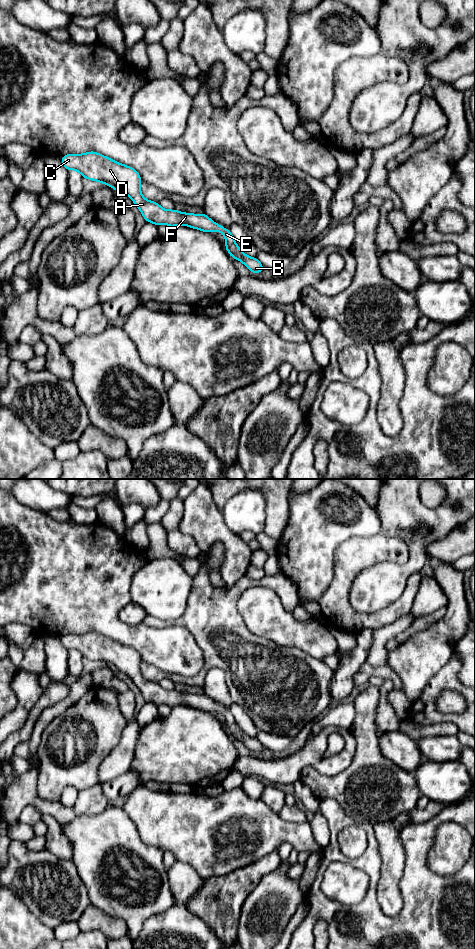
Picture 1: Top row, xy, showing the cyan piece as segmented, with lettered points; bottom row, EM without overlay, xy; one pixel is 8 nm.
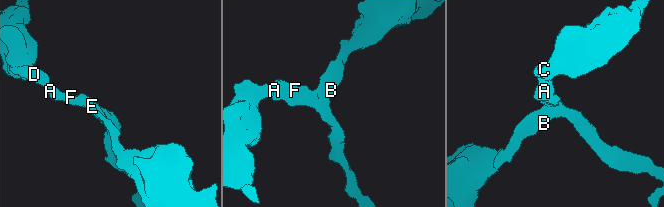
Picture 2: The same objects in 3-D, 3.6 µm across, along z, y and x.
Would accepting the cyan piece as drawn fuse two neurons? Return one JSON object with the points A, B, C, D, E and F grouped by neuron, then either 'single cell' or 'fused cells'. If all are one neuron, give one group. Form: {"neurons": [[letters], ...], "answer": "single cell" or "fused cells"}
{"neurons": [["A", "B", "C", "D", "E", "F"]], "answer": "single cell"}

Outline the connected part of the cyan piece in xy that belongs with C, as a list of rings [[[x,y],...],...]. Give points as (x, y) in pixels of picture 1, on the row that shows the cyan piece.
[[[97,152],[84,154],[67,154],[61,157],[62,164],[67,170],[78,171],[83,178],[109,185],[115,191],[125,193],[132,199],[142,213],[146,222],[169,227],[185,225],[204,232],[221,232],[226,241],[225,248],[232,258],[241,261],[251,273],[261,273],[263,265],[257,258],[242,252],[236,244],[230,230],[211,220],[206,214],[183,213],[175,209],[165,210],[159,203],[149,201],[143,197],[139,173],[132,167],[118,163]]]

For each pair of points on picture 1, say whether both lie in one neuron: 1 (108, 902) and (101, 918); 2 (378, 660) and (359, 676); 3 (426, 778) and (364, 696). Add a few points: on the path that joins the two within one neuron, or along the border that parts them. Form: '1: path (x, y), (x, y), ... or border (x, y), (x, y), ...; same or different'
1: border (91, 903), (106, 914), (118, 917), (125, 923); different
2: border (366, 661), (374, 666), (386, 665); different
3: border (413, 773), (421, 794); different

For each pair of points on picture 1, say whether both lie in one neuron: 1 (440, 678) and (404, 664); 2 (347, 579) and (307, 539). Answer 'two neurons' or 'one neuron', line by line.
1: two neurons
2: two neurons

